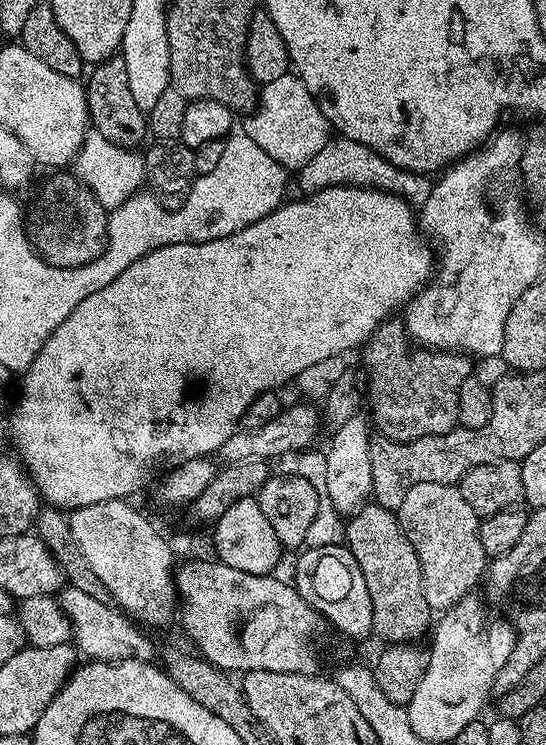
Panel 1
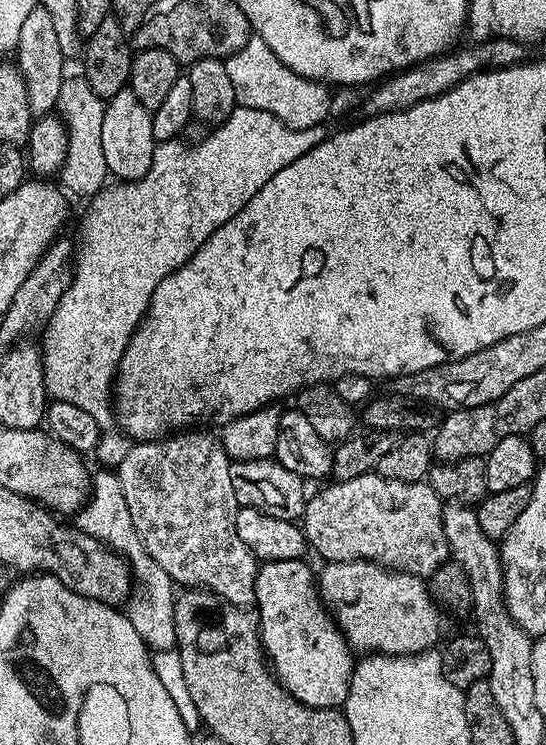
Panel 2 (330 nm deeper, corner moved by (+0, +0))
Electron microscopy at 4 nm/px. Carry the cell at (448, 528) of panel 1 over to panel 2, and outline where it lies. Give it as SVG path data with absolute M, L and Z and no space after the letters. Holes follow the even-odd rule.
M367 472L358 478L350 478L349 480L341 480L339 482L329 483L329 488L324 488L316 497L309 499L304 506L304 515L302 517L302 527L304 529L304 539L307 547L312 548L321 556L321 561L331 562L334 560L367 560L369 564L381 564L384 568L390 568L393 572L408 572L411 576L419 576L427 578L432 575L434 570L438 570L438 566L442 566L449 559L450 553L448 543L446 542L446 534L442 530L442 518L444 517L445 505L430 485L426 482L411 484L410 482L394 482L382 478L376 472Z

